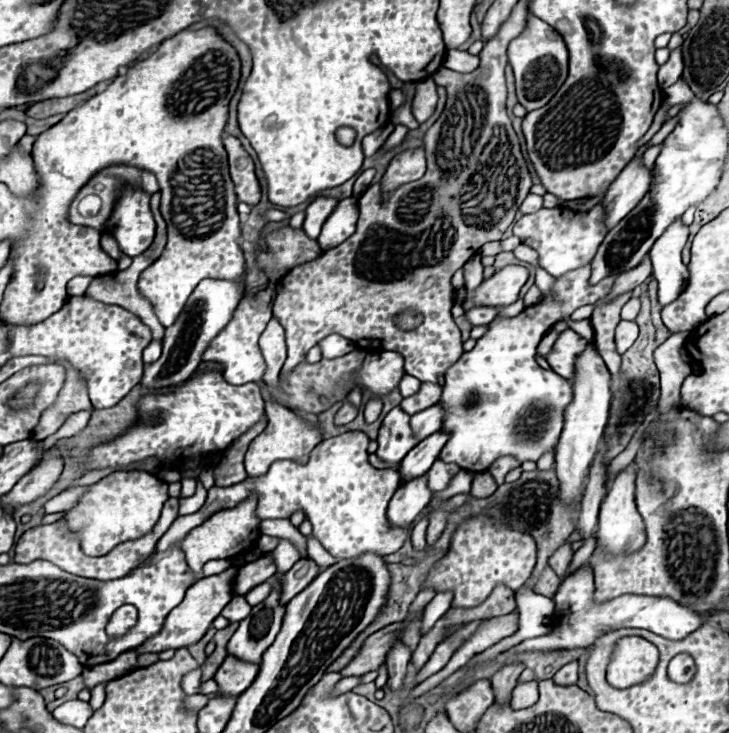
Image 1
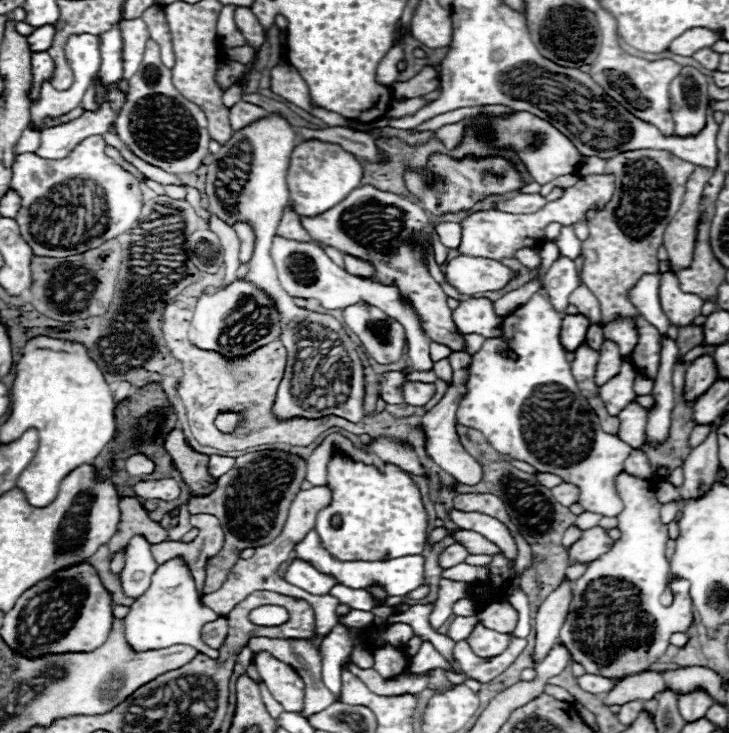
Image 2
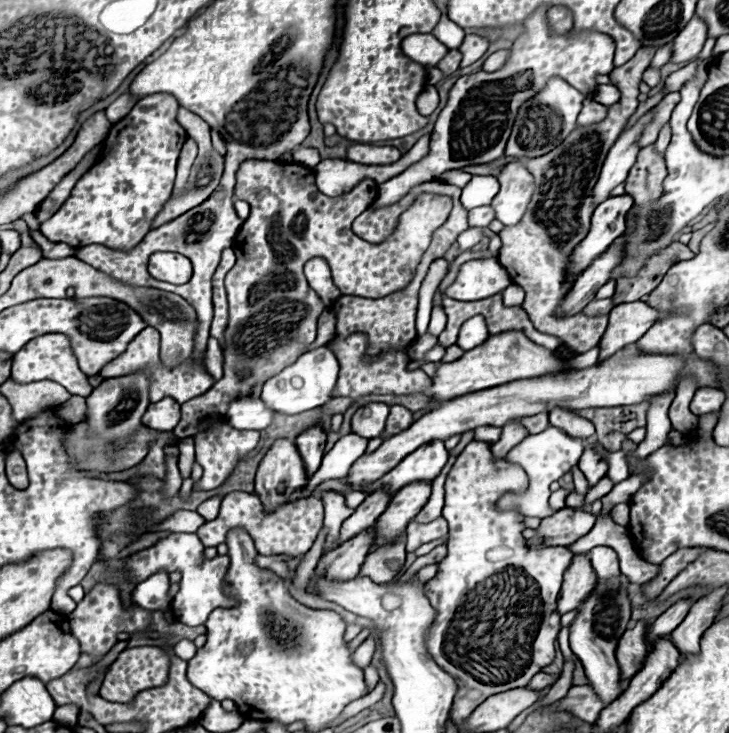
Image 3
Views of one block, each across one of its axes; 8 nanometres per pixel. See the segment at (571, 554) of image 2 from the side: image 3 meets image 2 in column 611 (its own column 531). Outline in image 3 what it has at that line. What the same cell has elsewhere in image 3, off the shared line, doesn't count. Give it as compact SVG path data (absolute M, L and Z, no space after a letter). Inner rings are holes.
M562 508L556 514L542 518L536 528L536 536L526 540L528 548L548 548L548 546L570 546L578 538L586 536L596 522L590 512L578 512L572 508Z

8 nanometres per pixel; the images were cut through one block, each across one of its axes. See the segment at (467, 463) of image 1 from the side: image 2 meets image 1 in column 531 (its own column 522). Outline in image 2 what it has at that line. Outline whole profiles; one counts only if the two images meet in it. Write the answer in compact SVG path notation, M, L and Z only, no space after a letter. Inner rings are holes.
M540 288L524 306L520 306L518 310L514 310L510 316L506 316L504 322L500 324L502 338L490 338L490 340L486 340L484 346L482 346L482 350L472 356L472 366L468 368L468 382L466 382L468 394L464 394L464 398L460 400L460 406L458 406L458 412L456 412L456 420L458 420L458 424L462 424L462 426L480 430L480 432L488 438L488 442L490 442L500 454L506 454L506 456L512 456L512 458L516 458L516 460L528 462L530 466L534 466L534 468L540 470L540 472L556 474L556 476L560 476L564 482L578 486L578 490L580 490L578 504L580 504L586 512L596 512L596 514L602 514L602 516L616 516L616 514L620 514L620 510L622 510L622 500L616 496L614 476L620 474L620 470L622 470L622 466L624 466L624 460L630 456L632 448L630 448L628 444L624 444L622 440L618 440L614 434L606 434L604 430L600 430L600 422L598 422L596 414L594 414L592 408L588 406L586 398L580 394L580 390L578 390L578 386L576 386L576 380L574 380L574 376L572 376L572 372L570 372L570 362L566 360L566 350L562 348L560 336L558 336L558 334L560 334L560 324L562 324L562 316L558 316L558 314L554 312L554 308L552 308L552 304L550 304L550 300L548 300L548 294L546 294L546 290L542 290L542 288ZM510 352L514 352L516 358L512 358Z

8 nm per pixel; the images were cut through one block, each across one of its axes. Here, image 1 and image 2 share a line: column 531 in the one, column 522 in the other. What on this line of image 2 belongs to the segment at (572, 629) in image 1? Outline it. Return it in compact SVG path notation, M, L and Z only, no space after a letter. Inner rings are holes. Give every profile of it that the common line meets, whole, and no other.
M512 636L510 646L500 656L484 660L484 658L478 658L464 640L460 640L460 642L456 642L452 656L460 664L460 668L462 668L462 672L466 676L470 676L470 678L486 684L486 682L494 680L498 674L502 674L520 656L520 652L524 648L526 648L526 640Z

